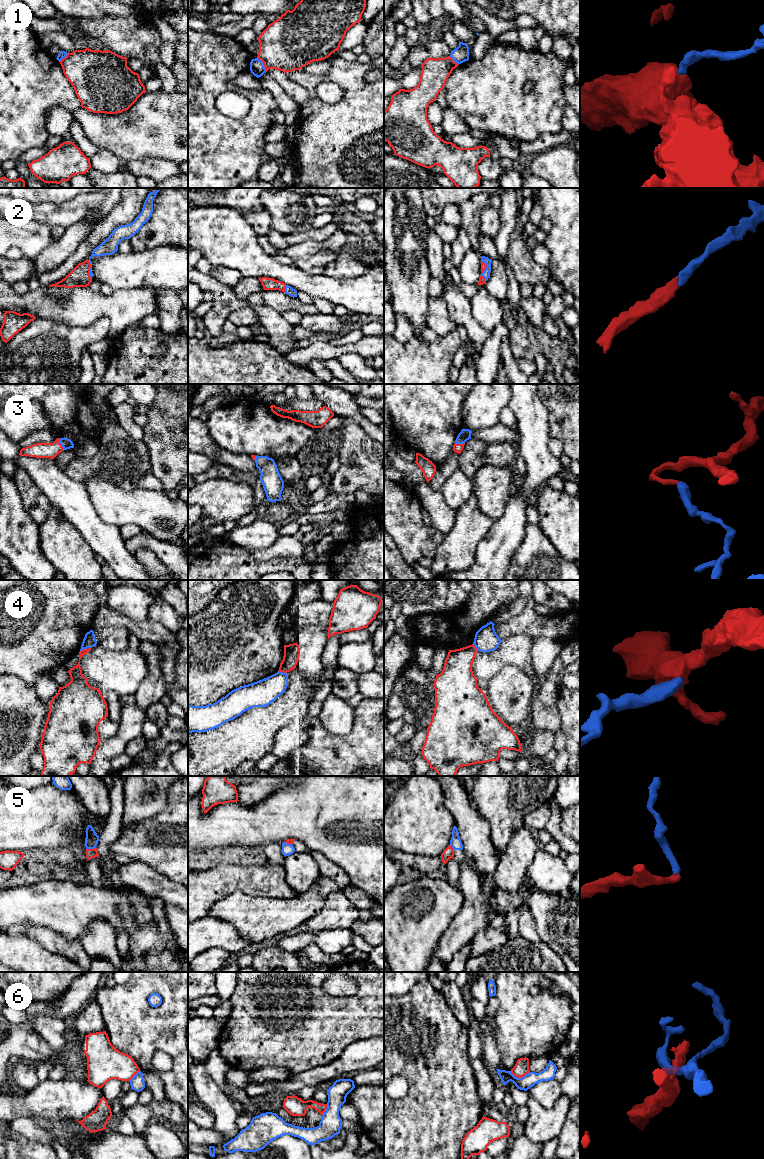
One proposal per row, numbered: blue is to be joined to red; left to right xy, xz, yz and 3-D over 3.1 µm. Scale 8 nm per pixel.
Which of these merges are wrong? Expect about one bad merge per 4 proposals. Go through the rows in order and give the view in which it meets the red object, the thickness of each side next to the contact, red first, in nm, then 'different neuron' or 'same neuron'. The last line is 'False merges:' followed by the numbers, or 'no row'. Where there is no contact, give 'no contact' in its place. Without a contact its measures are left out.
1: contact in xz; calibres 420 and 120 nm; different neuron
2: contact in xy; calibres 160 and 120 nm; same neuron
3: contact in xy; calibres 130 and 90 nm; same neuron
4: contact in xy; calibres 110 and 110 nm; different neuron
5: contact in xy; calibres 80 and 110 nm; different neuron
6: contact in yz; calibres 120 and 110 nm; different neuron
False merges: 1, 4, 5, 6

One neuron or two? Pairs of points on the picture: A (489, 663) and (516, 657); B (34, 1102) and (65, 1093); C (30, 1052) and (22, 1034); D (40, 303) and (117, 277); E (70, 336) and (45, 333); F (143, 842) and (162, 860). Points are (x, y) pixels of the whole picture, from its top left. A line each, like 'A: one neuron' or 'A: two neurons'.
A: one neuron
B: one neuron
C: one neuron
D: two neurons
E: one neuron
F: one neuron

